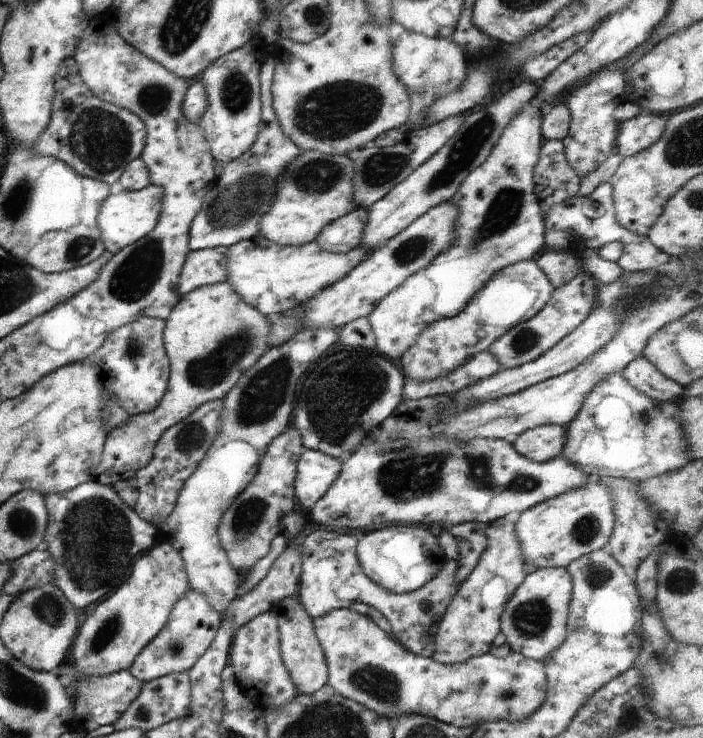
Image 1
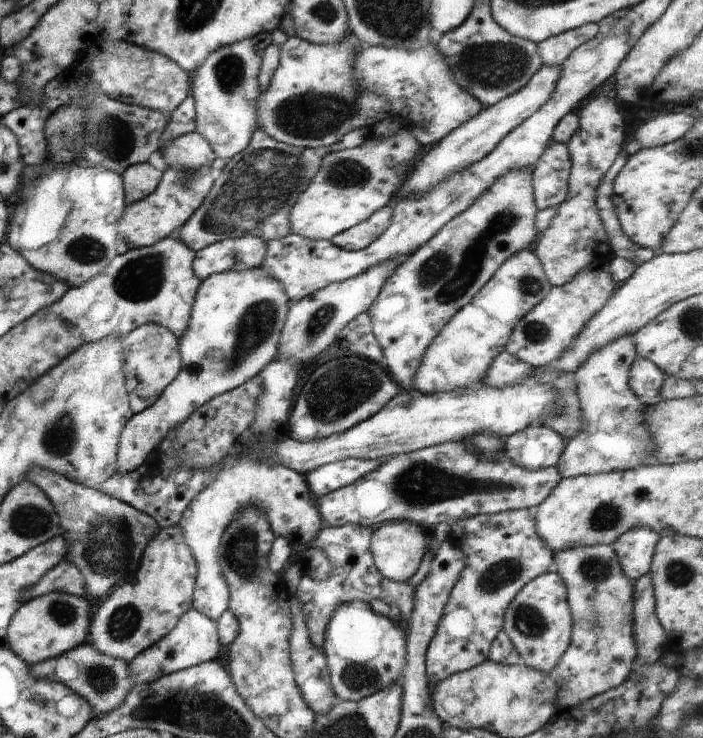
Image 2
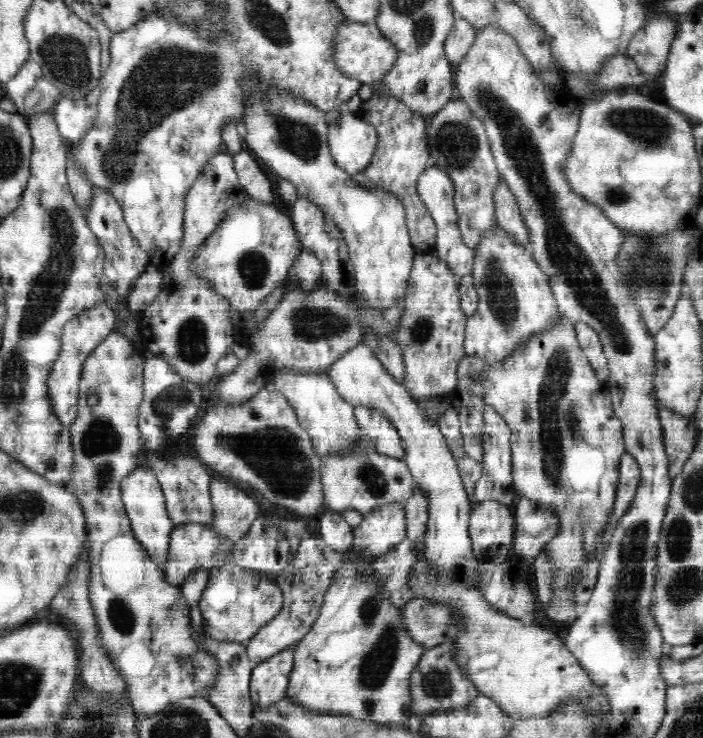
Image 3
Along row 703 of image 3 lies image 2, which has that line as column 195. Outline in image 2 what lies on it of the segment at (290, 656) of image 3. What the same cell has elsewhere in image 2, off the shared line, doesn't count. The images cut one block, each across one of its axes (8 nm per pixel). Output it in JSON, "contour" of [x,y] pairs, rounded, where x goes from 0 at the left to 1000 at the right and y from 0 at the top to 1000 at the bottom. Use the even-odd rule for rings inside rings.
{"contour":[[[358,318],[324,322],[277,341],[273,366],[287,381],[321,366],[356,366],[373,360],[378,339],[378,322]]]}

